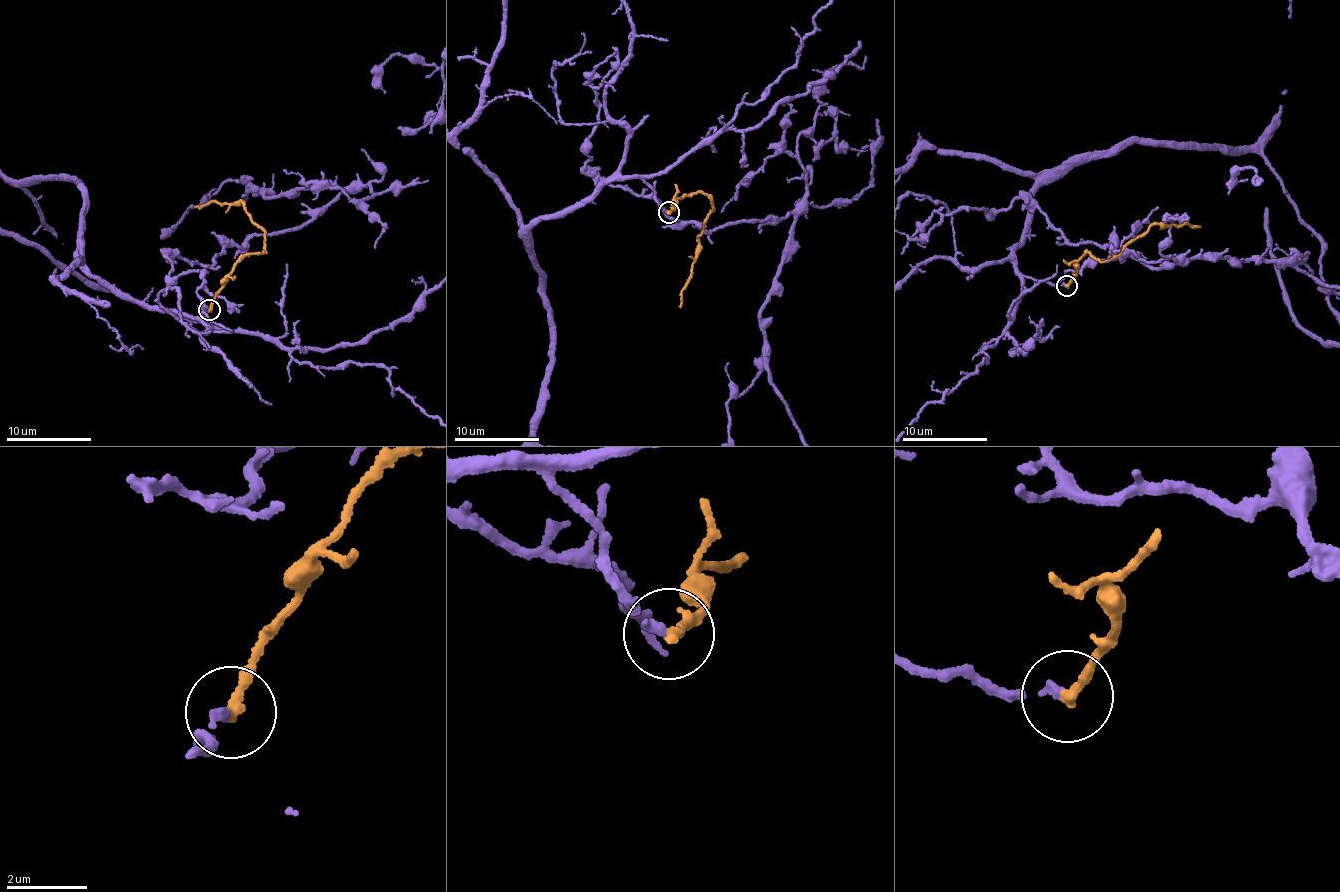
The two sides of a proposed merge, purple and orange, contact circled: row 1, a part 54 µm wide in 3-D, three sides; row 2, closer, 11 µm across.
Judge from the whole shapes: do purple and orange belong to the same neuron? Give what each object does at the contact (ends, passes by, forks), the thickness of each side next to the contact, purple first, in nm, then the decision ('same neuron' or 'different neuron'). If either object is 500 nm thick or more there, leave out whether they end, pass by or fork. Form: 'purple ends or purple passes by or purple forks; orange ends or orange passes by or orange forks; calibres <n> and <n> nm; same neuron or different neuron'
purple ends; orange ends; calibres 200 and 280 nm; same neuron

